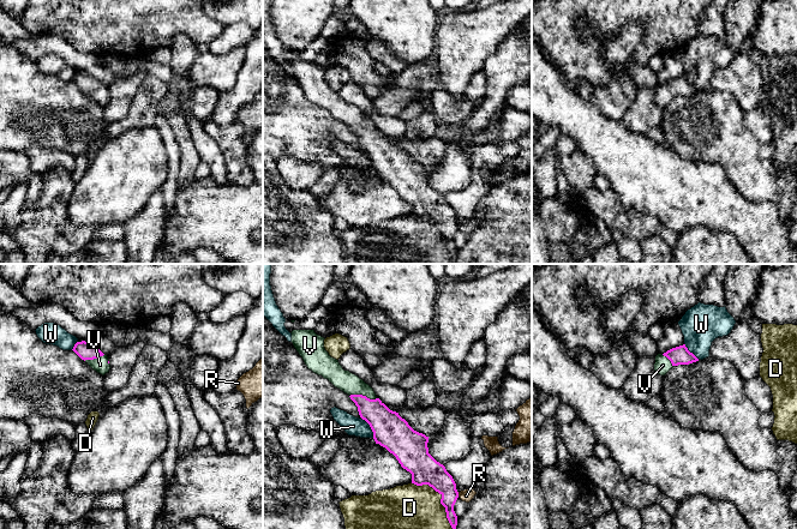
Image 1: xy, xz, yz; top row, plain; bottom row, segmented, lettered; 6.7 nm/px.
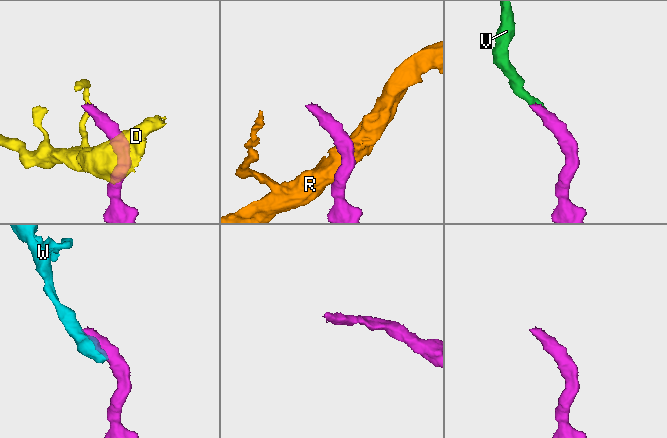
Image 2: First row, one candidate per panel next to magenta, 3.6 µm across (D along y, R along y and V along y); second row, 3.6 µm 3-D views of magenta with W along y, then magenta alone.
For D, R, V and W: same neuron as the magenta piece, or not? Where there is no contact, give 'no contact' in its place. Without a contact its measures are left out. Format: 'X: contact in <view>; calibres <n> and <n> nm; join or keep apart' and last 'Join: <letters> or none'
D: contact in xz; calibres 190 and 480 nm; keep apart
R: contact in xz; calibres 180 and 80 nm; keep apart
V: contact in xz; calibres 200 and 140 nm; join
W: contact in xz; calibres 240 and 130 nm; keep apart
Join: V

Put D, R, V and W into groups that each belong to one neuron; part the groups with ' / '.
D / R / V / W

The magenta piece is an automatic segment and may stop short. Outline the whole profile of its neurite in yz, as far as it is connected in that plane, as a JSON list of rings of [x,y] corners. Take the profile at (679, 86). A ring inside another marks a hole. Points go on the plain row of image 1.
[[[683,76],[664,85],[658,85],[655,88],[654,102],[660,107],[665,107],[673,97],[689,96],[696,92],[699,90]]]

